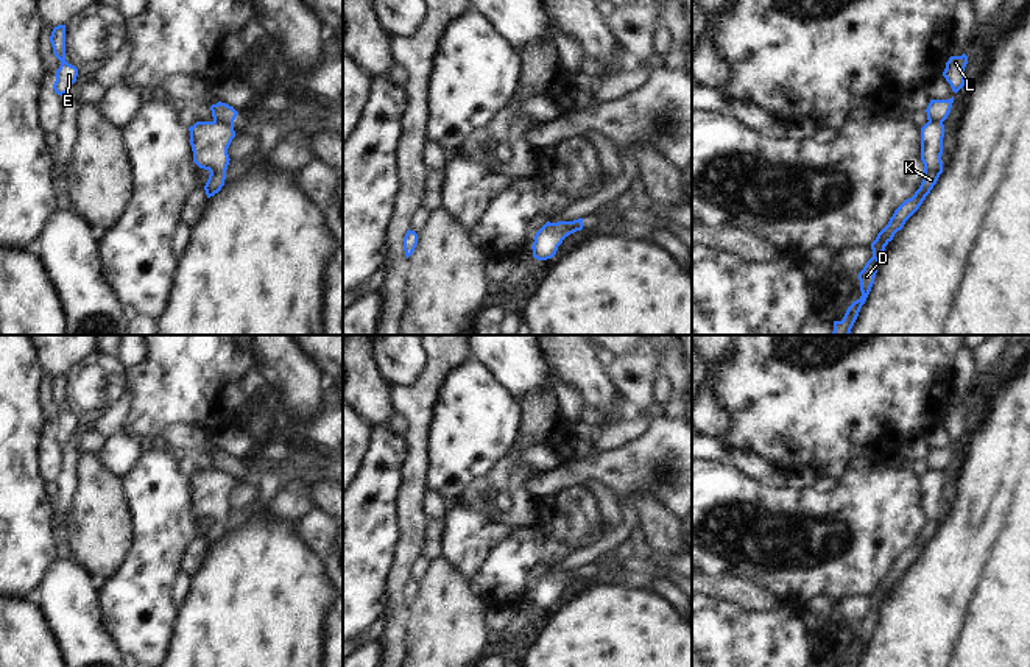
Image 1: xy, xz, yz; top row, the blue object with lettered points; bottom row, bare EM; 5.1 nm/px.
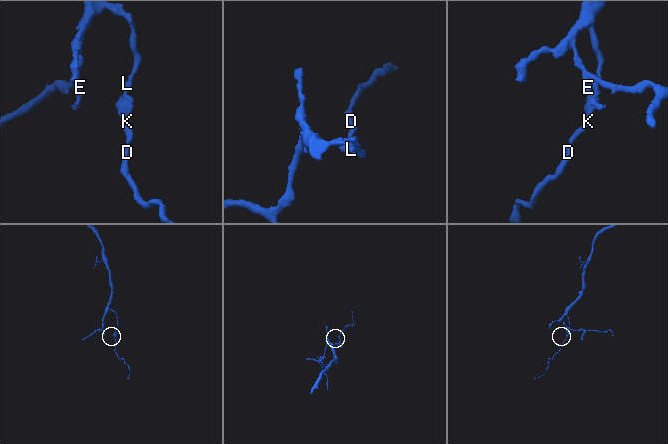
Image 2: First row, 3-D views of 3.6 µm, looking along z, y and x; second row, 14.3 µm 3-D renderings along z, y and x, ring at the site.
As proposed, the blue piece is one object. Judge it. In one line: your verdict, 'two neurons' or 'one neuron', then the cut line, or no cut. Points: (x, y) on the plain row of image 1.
two neurons; cut xy (214, 468), (232, 477)

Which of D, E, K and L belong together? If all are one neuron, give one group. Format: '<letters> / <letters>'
D K / E L

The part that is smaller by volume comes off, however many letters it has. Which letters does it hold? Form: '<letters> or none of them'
D, K

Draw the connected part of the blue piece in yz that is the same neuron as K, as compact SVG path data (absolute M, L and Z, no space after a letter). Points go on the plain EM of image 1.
M927 471L921 477L921 510L924 513L924 528L915 544L905 549L893 563L888 573L877 583L871 592L873 606L866 611L863 619L859 622L862 645L854 650L843 667L857 667L862 655L865 653L879 616L879 608L885 600L885 595L893 589L894 583L901 580L905 570L919 558L926 545L937 533L943 522L943 471Z

